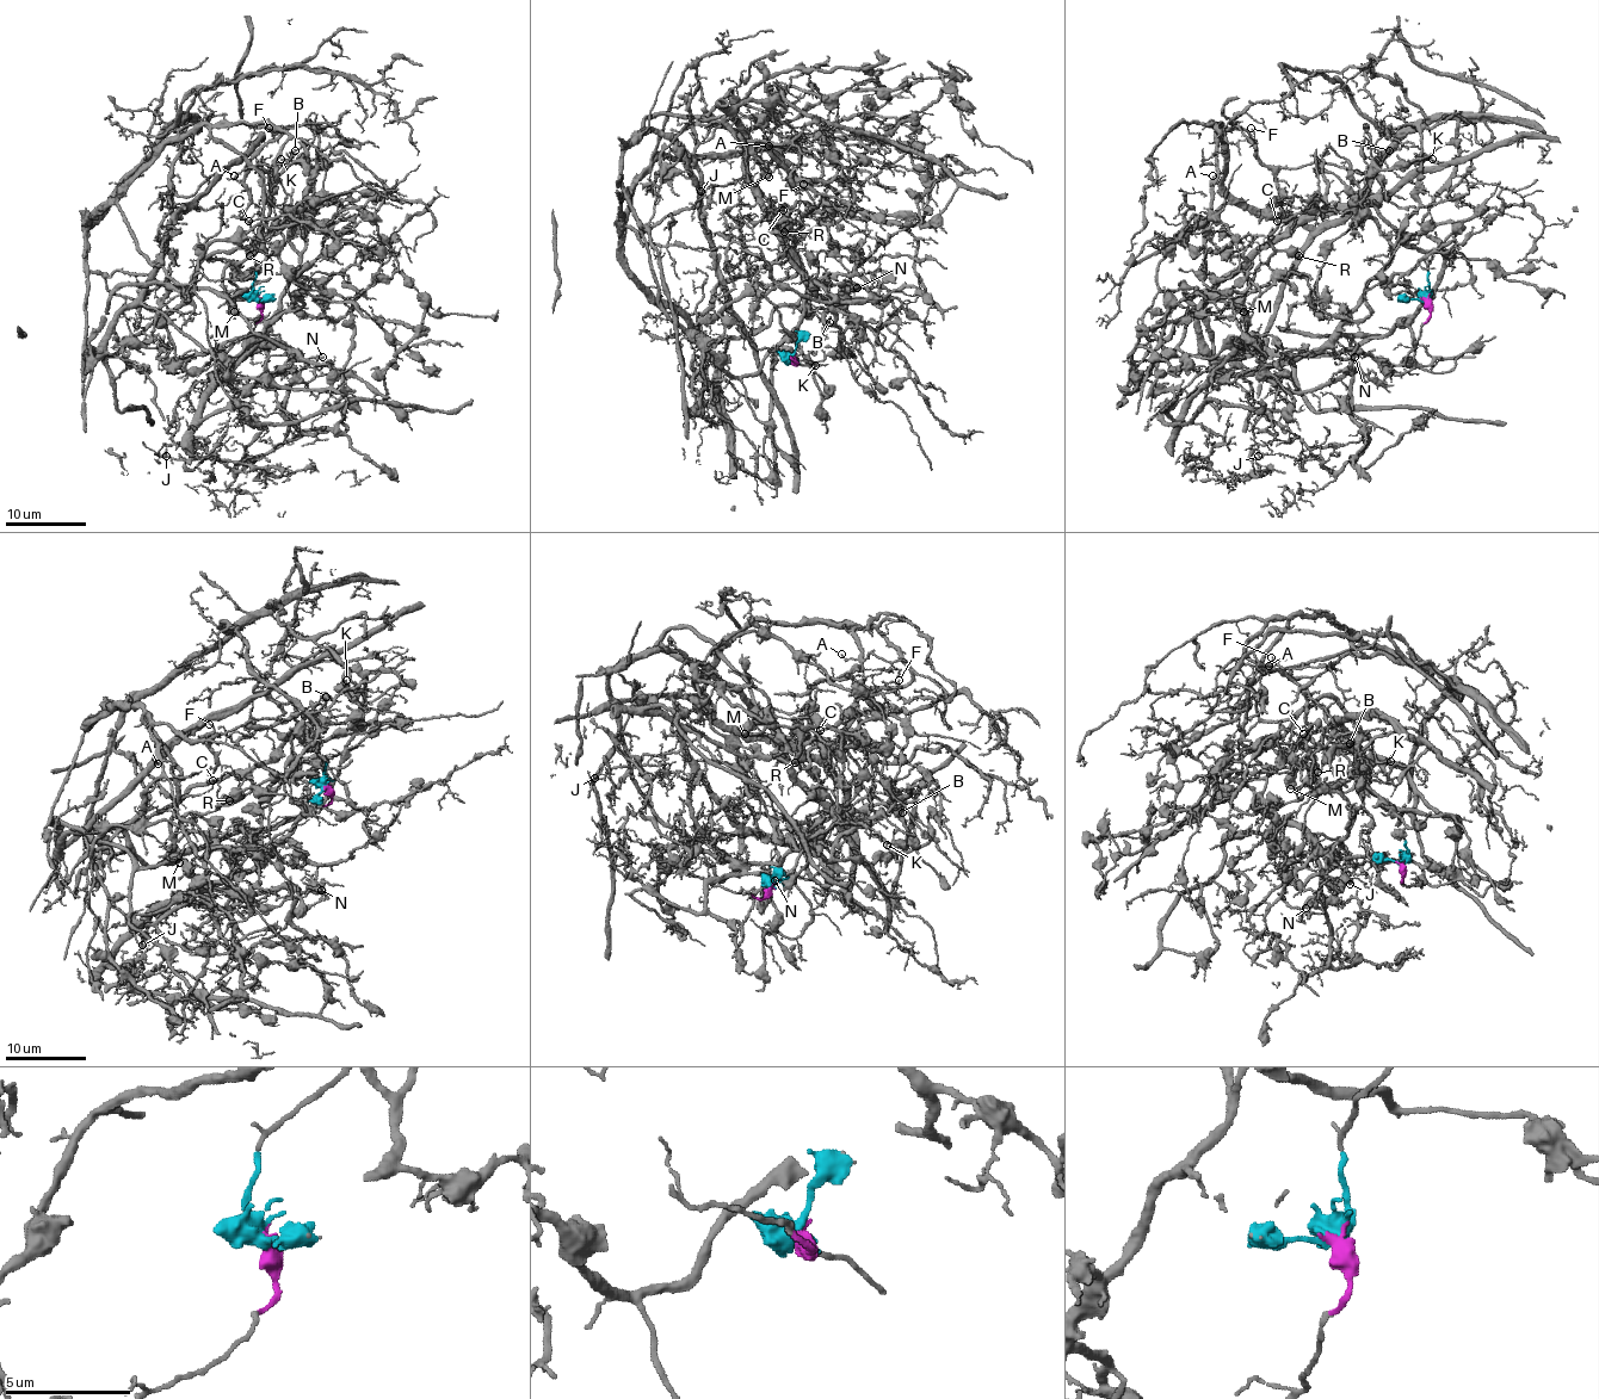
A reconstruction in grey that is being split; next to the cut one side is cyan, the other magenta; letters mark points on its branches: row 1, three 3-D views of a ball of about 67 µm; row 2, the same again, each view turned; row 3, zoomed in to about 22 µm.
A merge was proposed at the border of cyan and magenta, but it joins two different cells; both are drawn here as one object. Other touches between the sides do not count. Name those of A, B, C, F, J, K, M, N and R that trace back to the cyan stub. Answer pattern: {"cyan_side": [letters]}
{"cyan_side": ["A", "B", "C", "F", "K", "M", "R"]}

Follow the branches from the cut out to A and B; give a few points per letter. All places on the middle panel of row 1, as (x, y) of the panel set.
A: (792, 357), (821, 391), (783, 200), (821, 167), (746, 148), (783, 150), (769, 147)
B: (792, 357), (786, 361), (807, 365), (821, 379), (821, 391), (797, 341), (797, 325), (813, 309), (829, 322)

